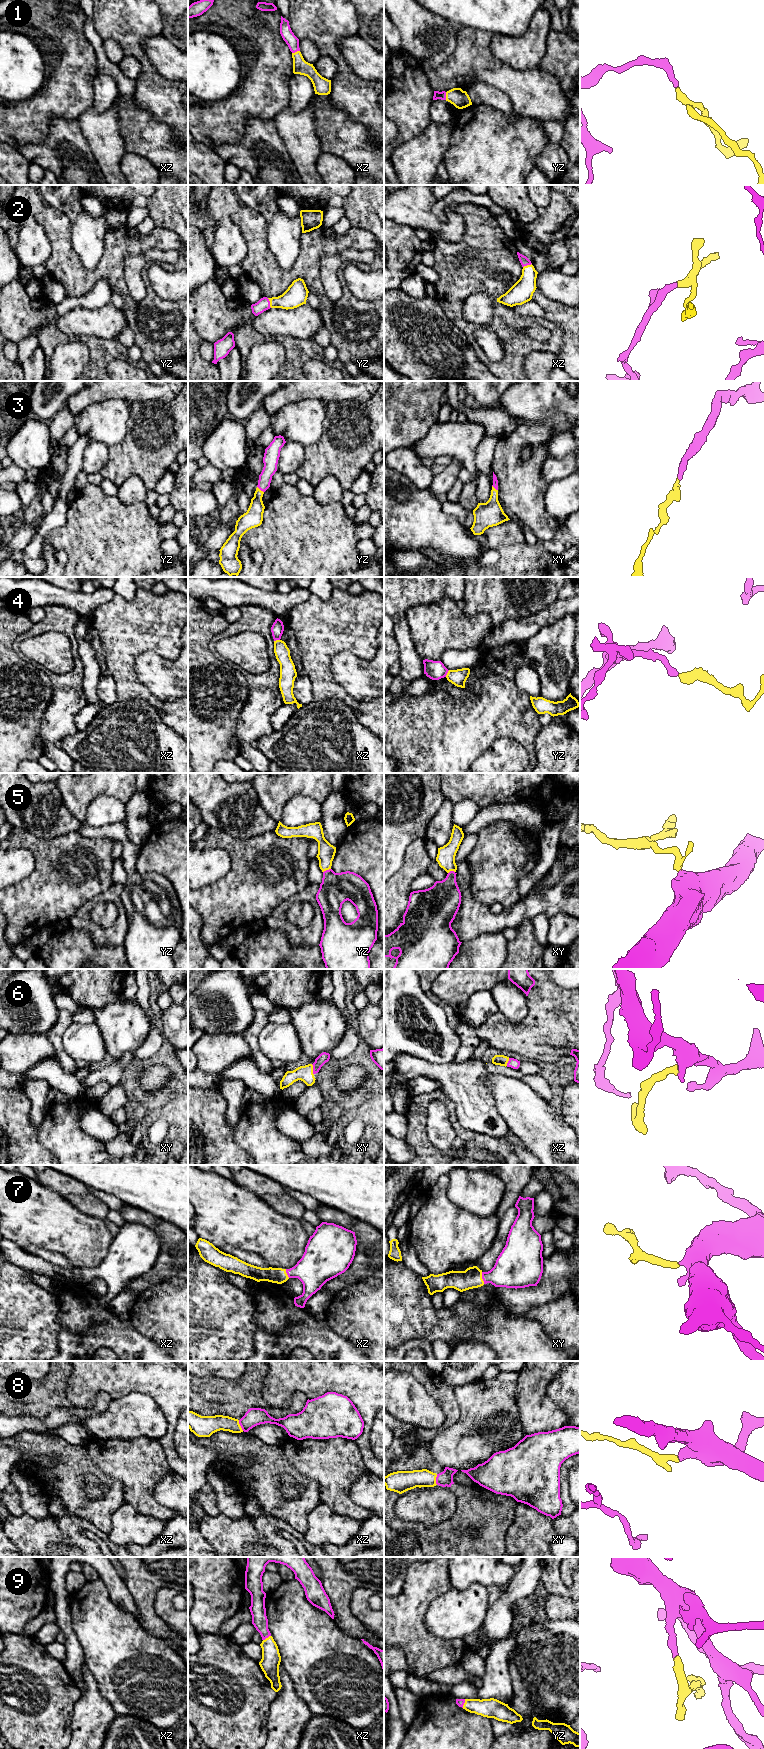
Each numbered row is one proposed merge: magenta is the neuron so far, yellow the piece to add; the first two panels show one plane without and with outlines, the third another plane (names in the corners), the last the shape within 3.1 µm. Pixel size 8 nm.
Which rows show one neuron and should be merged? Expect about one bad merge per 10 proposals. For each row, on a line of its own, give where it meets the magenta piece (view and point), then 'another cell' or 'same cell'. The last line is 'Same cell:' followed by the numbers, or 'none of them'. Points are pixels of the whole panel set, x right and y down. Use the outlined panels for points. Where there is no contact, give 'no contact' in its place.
1: contact xz (295, 51); same cell
2: contact yz (269, 303); same cell
3: contact yz (260, 489); same cell
4: contact yz (447, 672); same cell
5: contact yz (326, 870); same cell
6: contact xy (313, 1069); same cell
7: contact xy (482, 1278); same cell
8: contact xz (240, 1425); same cell
9: contact yz (464, 1702); same cell
Same cell: 1, 2, 3, 4, 5, 6, 7, 8, 9

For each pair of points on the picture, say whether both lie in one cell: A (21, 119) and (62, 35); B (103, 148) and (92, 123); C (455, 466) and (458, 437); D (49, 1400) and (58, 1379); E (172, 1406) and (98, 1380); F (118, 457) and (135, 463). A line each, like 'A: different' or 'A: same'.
A: same
B: same
C: different
D: same
E: same
F: same

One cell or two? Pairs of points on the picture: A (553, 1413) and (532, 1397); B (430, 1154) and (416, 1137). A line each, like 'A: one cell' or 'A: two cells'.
A: one cell
B: one cell

